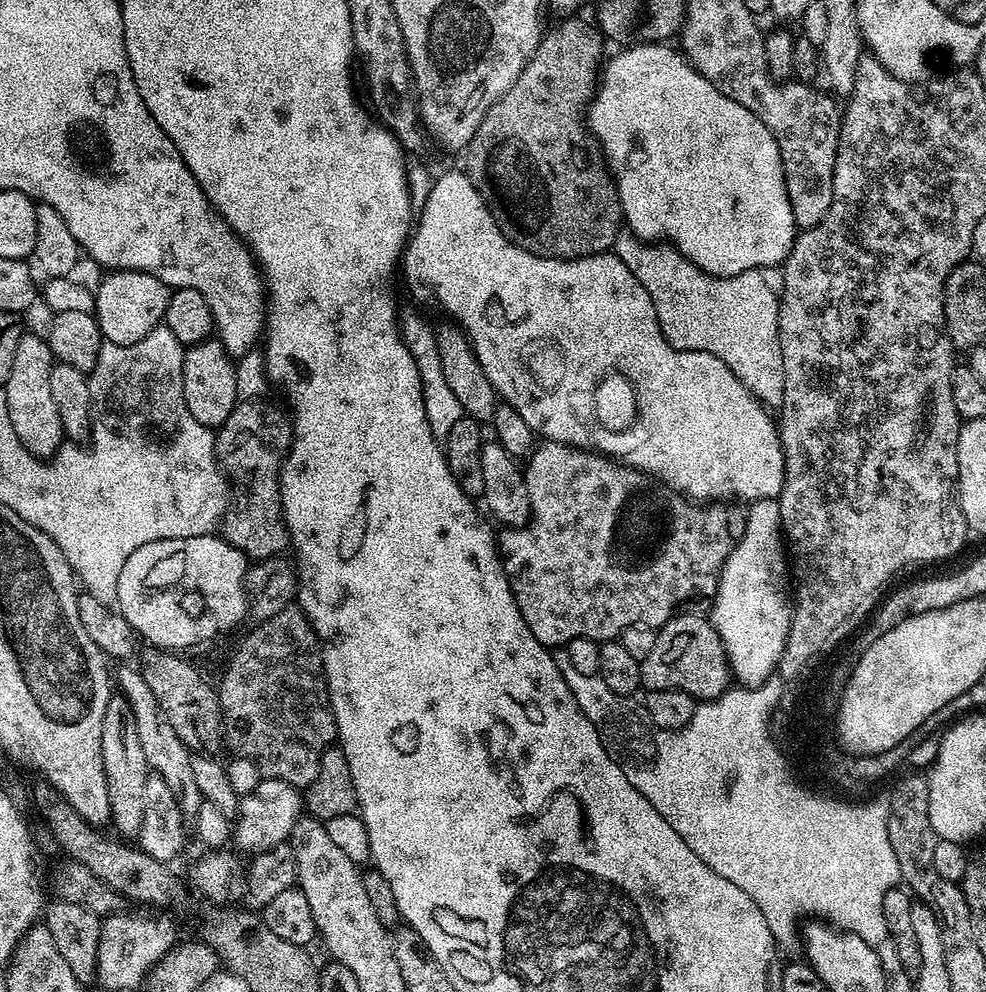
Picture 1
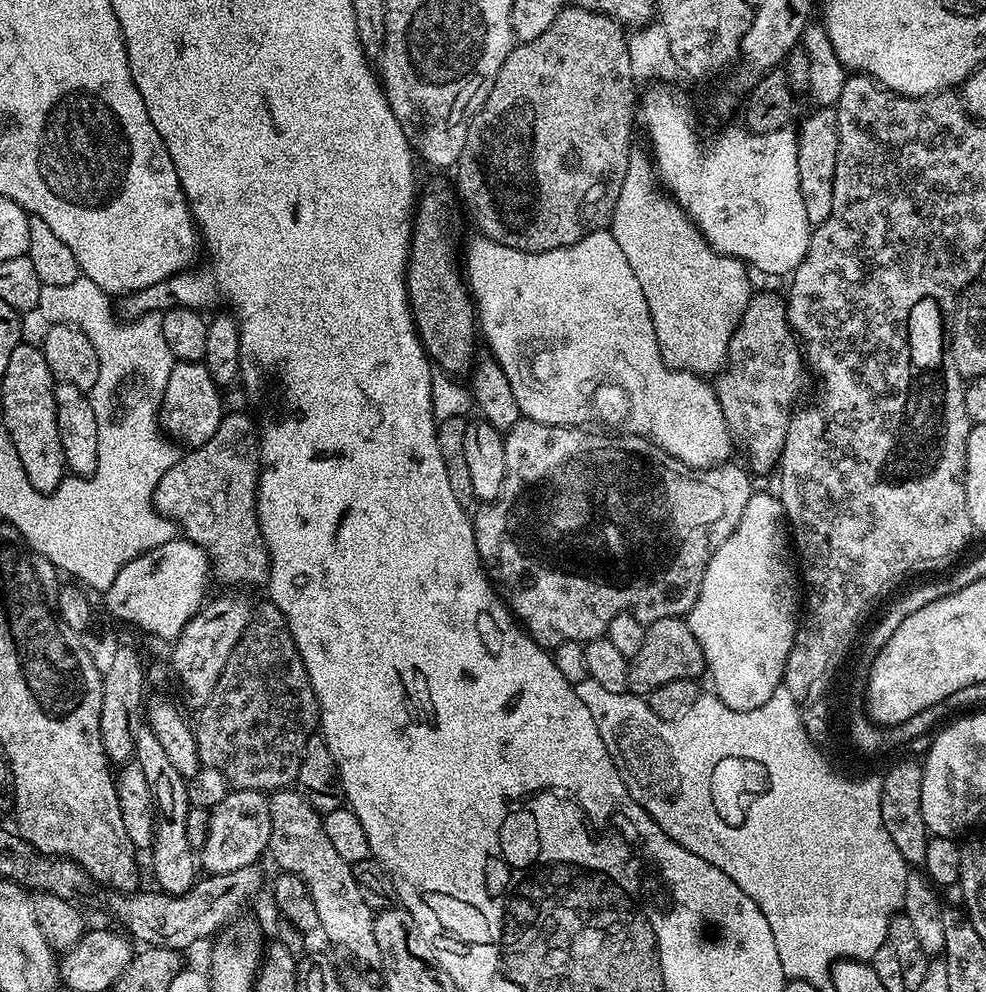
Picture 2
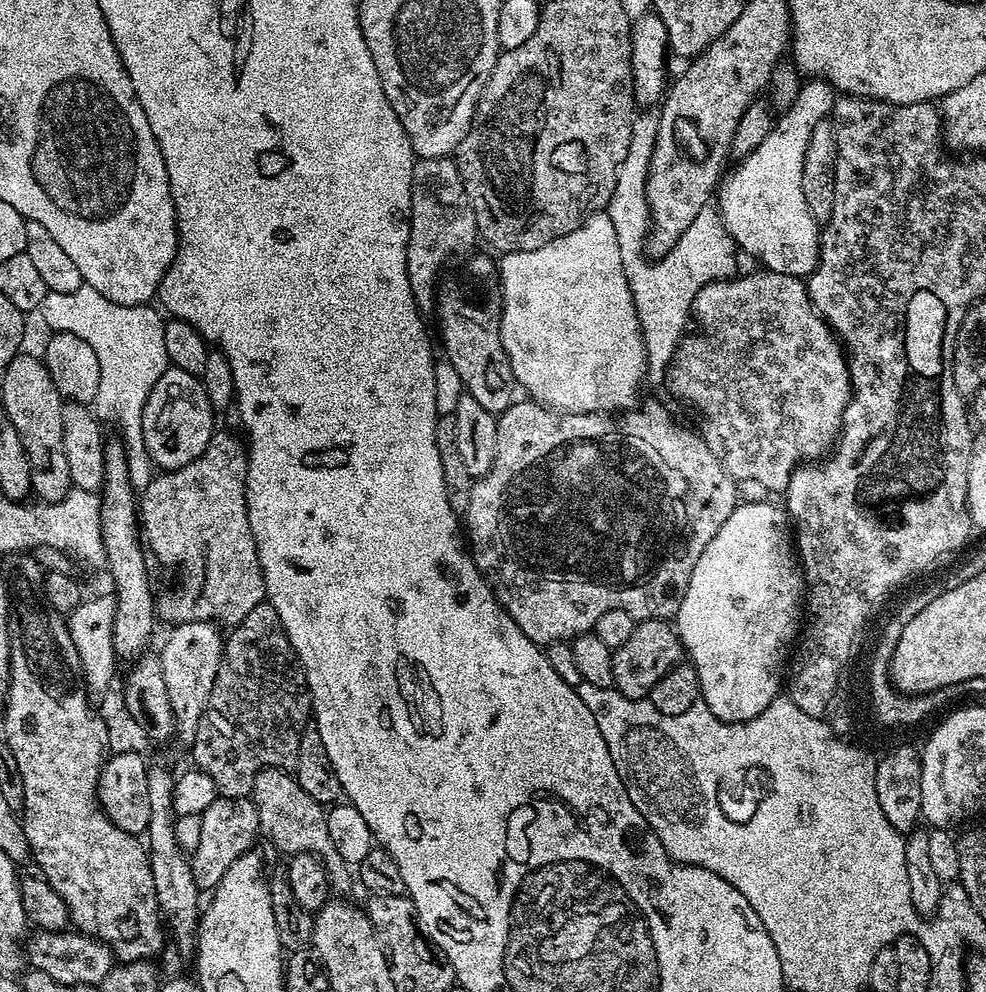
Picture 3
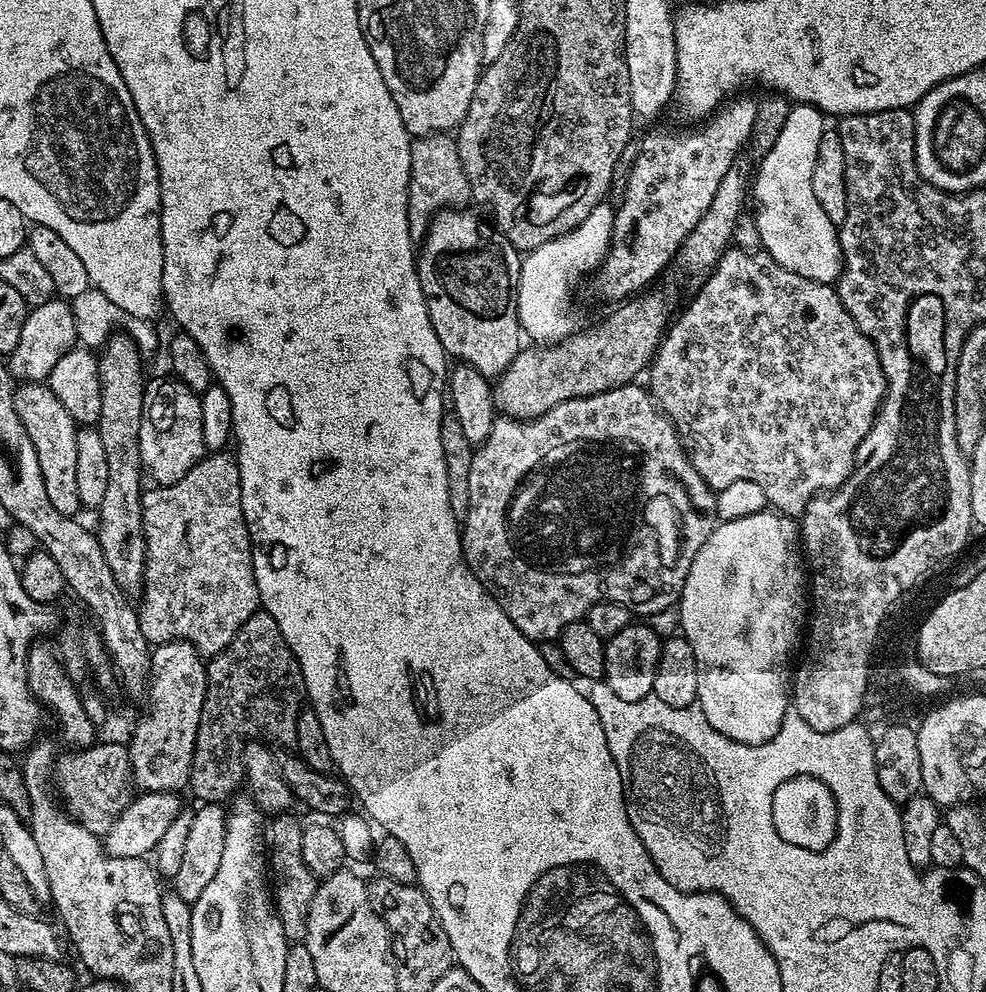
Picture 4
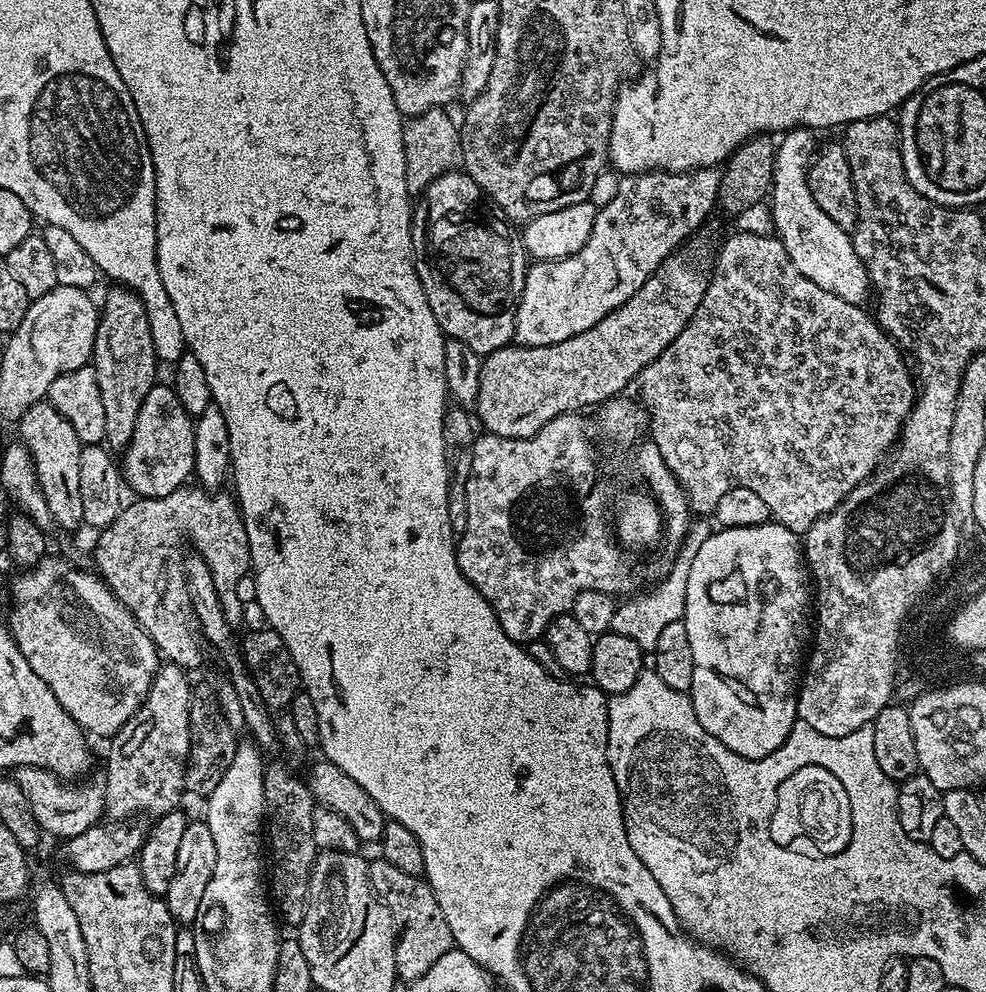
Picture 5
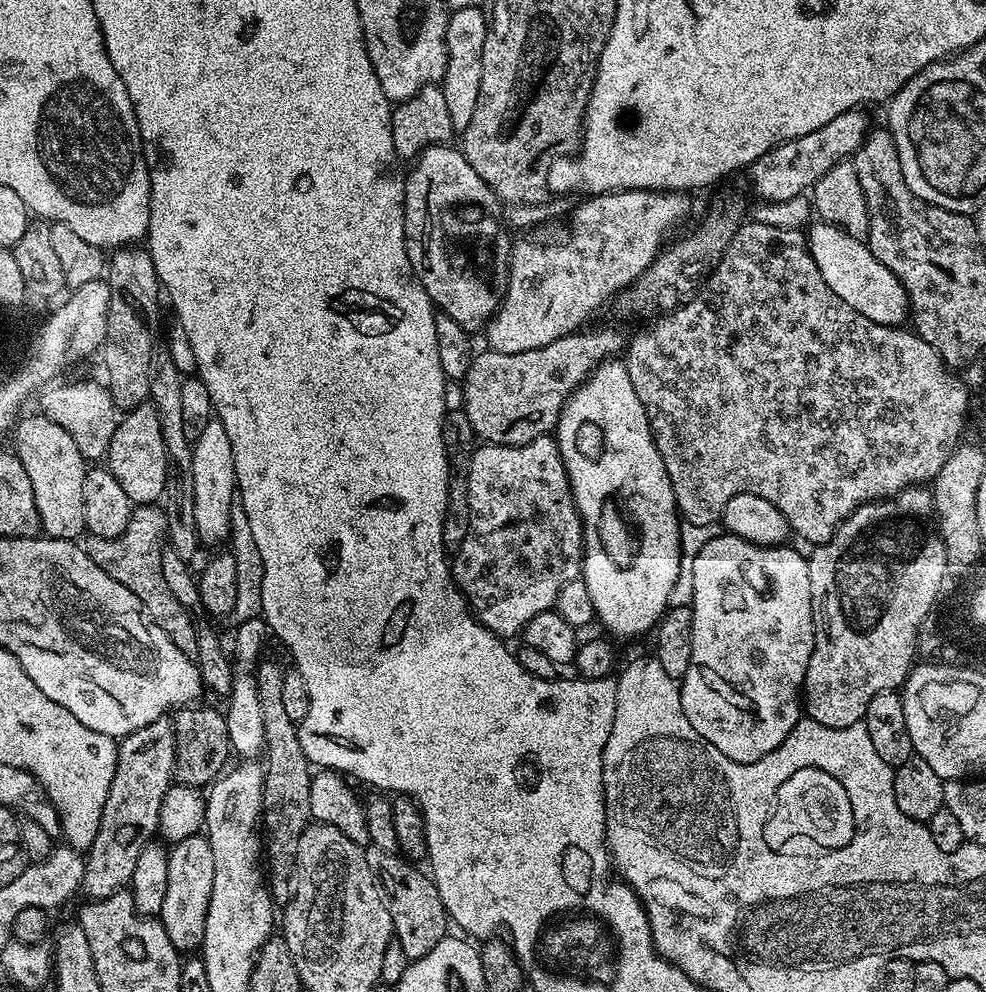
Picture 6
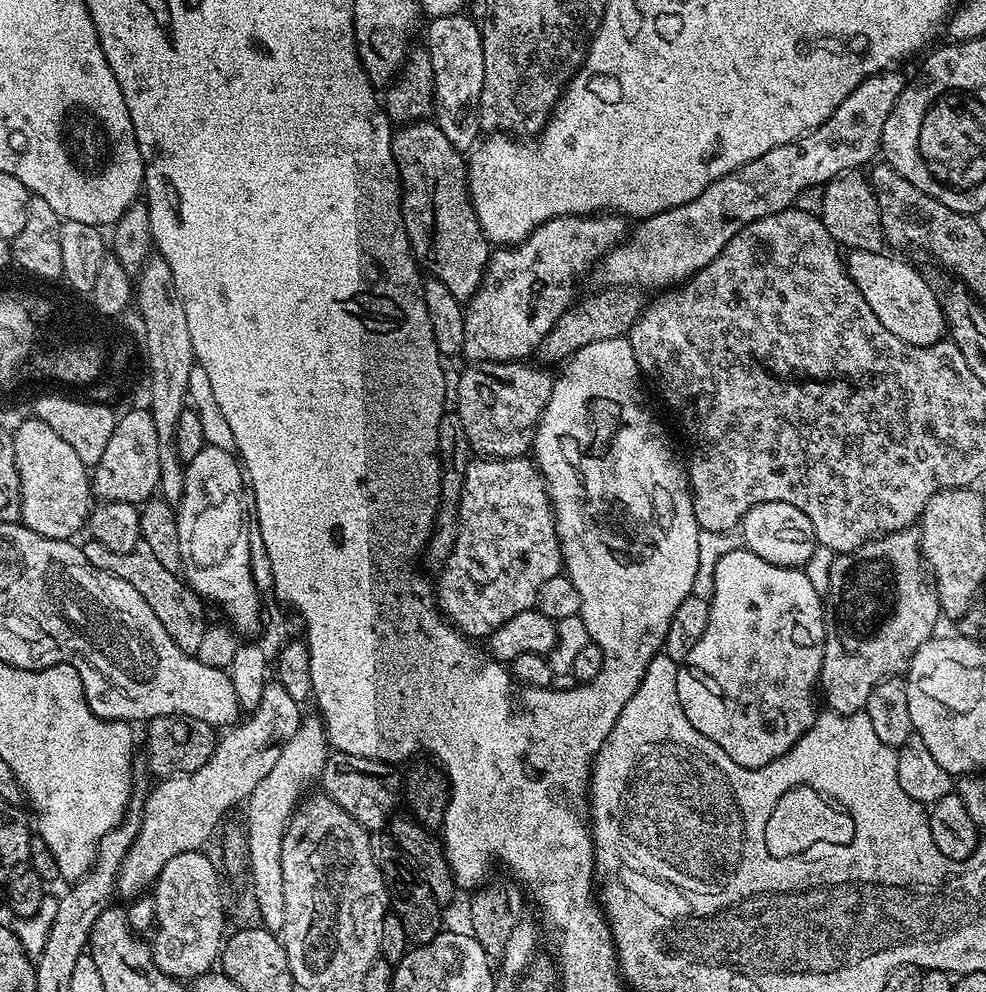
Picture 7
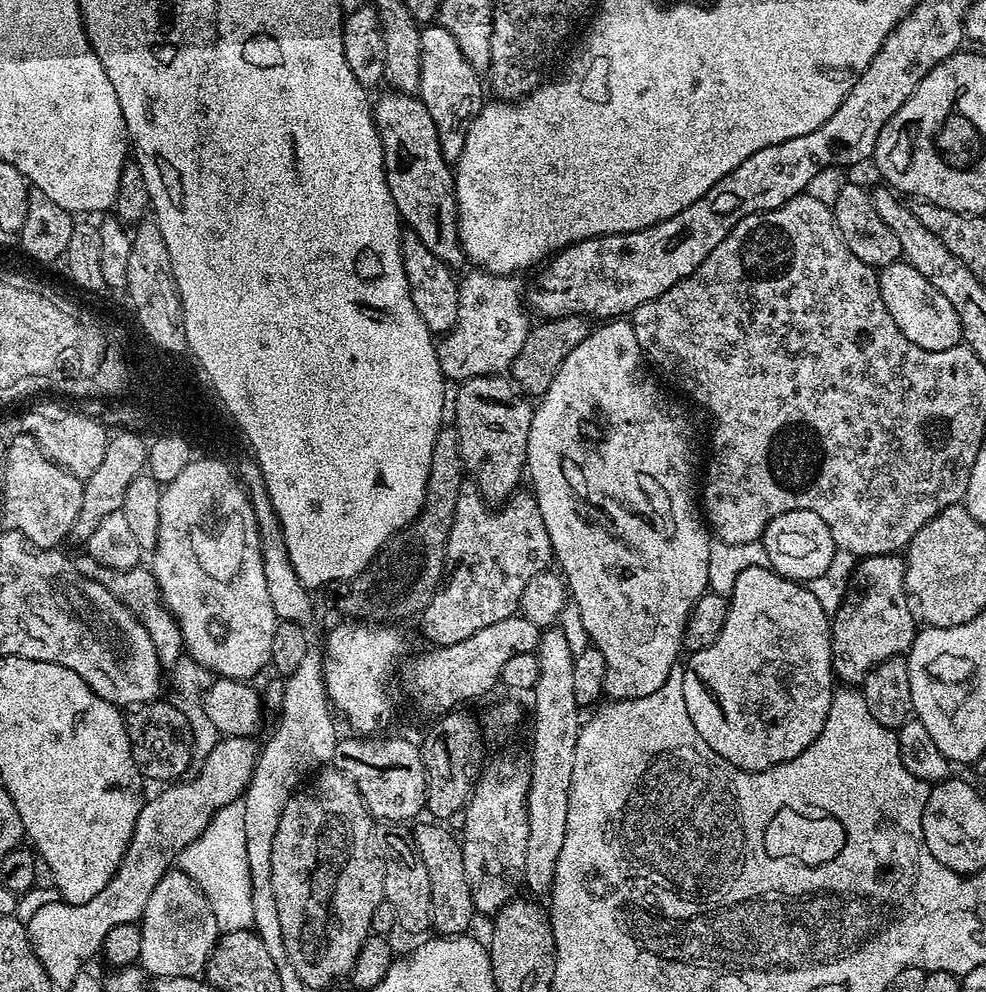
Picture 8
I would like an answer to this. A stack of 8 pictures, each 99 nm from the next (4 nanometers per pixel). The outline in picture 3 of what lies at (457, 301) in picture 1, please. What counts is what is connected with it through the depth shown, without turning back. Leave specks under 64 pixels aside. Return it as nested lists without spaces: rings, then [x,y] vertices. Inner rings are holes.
[[[607,211],[595,212],[584,219],[581,227],[575,228],[562,238],[554,238],[554,242],[546,242],[538,250],[525,252],[506,252],[498,264],[498,292],[500,295],[500,337],[502,346],[510,358],[512,373],[517,385],[524,388],[529,397],[553,412],[600,412],[607,410],[614,394],[619,393],[623,385],[634,382],[634,374],[638,365],[648,359],[644,349],[644,339],[640,329],[638,310],[634,306],[632,291],[626,278],[626,270],[622,266],[622,250],[618,250],[618,234],[614,234],[614,222],[610,222]]]

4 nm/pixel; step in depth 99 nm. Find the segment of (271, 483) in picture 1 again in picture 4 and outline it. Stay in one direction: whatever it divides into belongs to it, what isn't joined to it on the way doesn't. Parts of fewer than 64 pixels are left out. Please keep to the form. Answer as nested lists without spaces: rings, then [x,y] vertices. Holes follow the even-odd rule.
[[[216,450],[205,455],[185,476],[178,478],[178,482],[152,486],[149,492],[147,489],[140,497],[140,505],[144,536],[154,536],[154,546],[184,546],[186,540],[186,552],[198,552],[198,576],[202,576],[200,592],[204,592],[204,596],[198,596],[198,608],[202,610],[204,622],[204,642],[198,646],[202,646],[202,651],[199,652],[201,656],[211,658],[214,656],[214,650],[220,652],[224,649],[218,642],[231,642],[241,624],[261,607],[252,565],[252,540],[248,537],[248,527],[242,514],[240,471],[235,455],[228,450]]]

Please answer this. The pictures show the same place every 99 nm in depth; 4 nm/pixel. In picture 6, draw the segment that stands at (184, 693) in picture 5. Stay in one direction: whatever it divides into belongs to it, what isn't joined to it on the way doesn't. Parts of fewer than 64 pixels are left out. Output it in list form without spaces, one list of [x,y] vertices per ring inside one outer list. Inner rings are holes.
[[[168,718],[155,720],[134,730],[119,741],[118,747],[118,766],[114,770],[114,782],[110,782],[110,794],[102,810],[98,834],[91,846],[86,849],[85,874],[80,886],[83,895],[88,895],[89,901],[105,900],[110,894],[123,892],[131,885],[134,878],[134,866],[138,866],[138,854],[142,854],[145,846],[153,843],[157,835],[159,811],[162,810],[162,802],[169,788],[174,784],[172,771],[175,770],[176,764],[178,765],[176,729],[173,721]]]

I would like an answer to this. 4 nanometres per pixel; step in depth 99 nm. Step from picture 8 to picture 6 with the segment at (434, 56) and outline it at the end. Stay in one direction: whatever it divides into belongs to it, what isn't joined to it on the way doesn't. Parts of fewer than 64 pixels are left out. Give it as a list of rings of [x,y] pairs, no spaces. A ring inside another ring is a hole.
[[[483,7],[457,8],[449,15],[446,28],[446,46],[448,47],[448,61],[442,87],[446,96],[447,111],[457,133],[463,134],[466,126],[470,126],[470,118],[474,118],[474,106],[478,106],[478,86],[482,86],[482,46],[486,42],[489,17]]]

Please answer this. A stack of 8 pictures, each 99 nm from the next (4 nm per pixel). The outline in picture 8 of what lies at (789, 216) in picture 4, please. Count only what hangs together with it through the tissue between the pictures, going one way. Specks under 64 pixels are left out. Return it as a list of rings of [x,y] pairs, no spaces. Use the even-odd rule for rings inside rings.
[[[897,262],[879,269],[878,275],[882,300],[886,302],[886,310],[890,310],[890,318],[894,318],[894,326],[898,326],[914,346],[922,346],[927,352],[950,352],[961,343],[964,331],[954,306],[950,306],[949,300],[934,290],[914,266]]]

